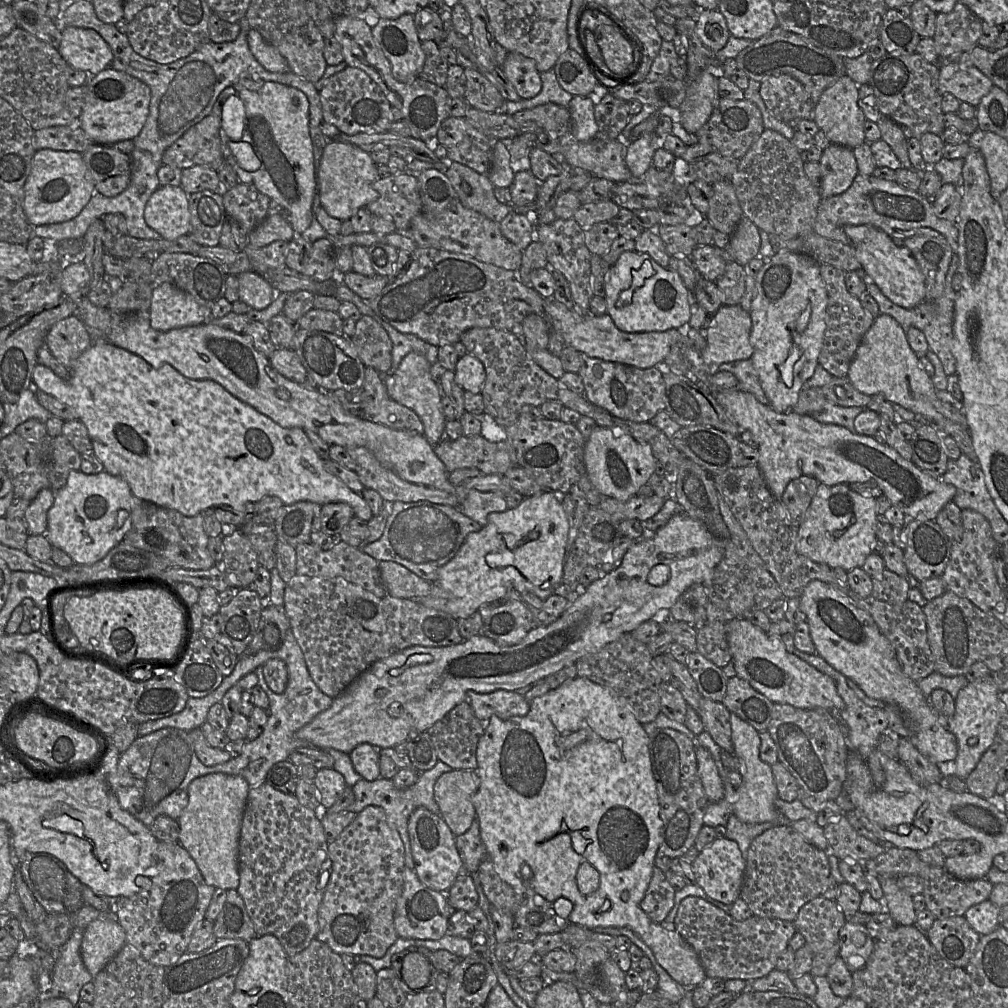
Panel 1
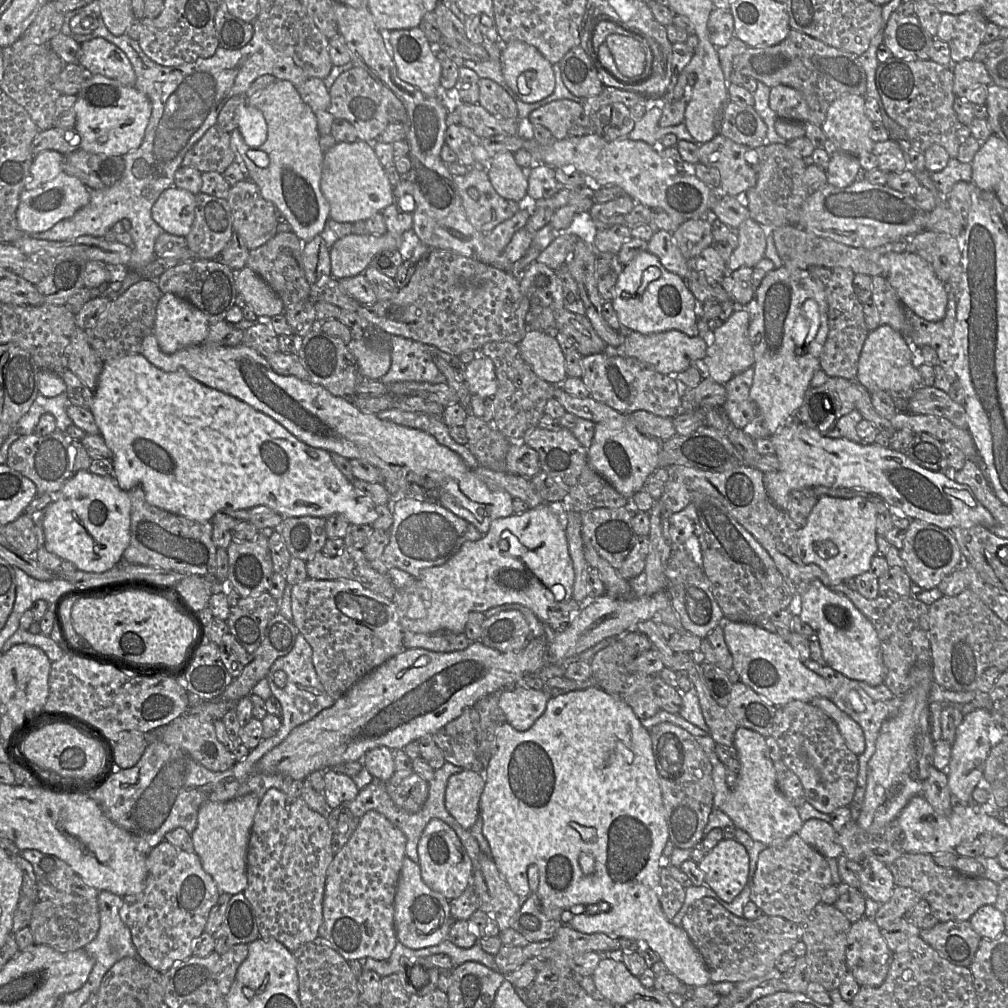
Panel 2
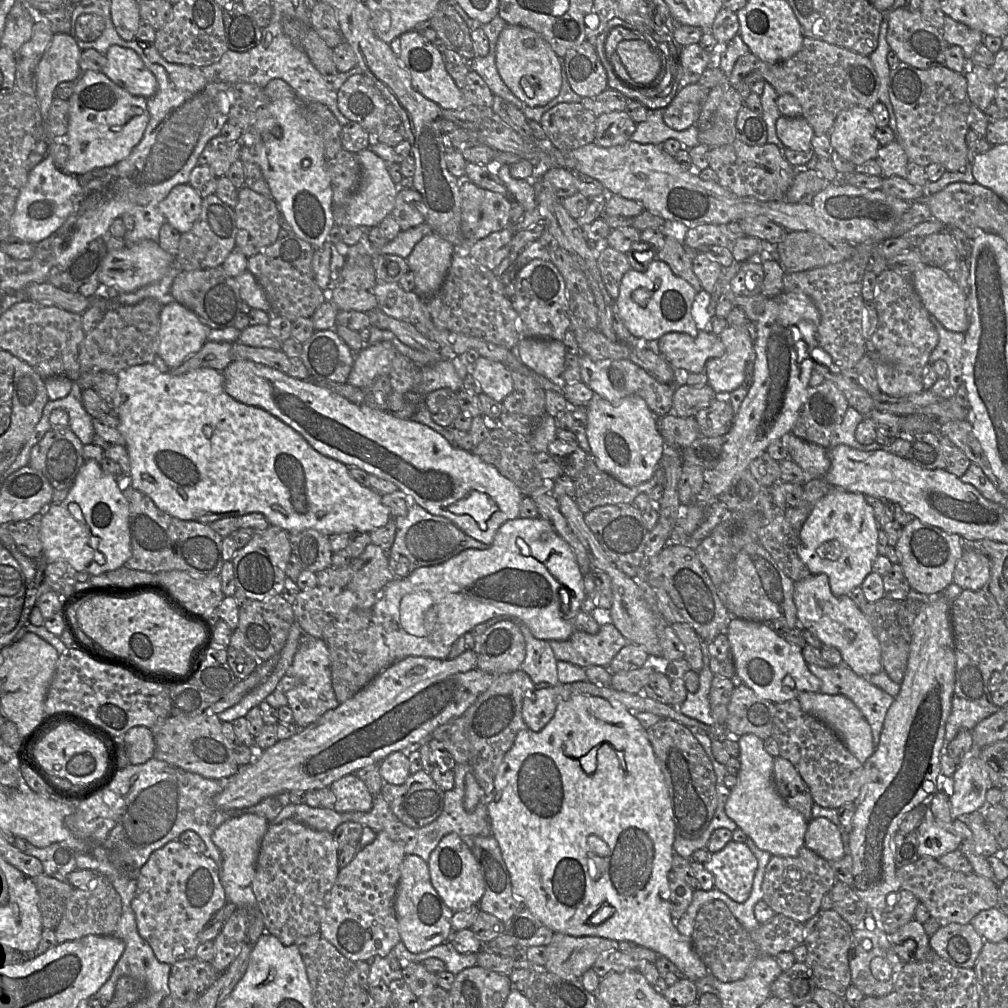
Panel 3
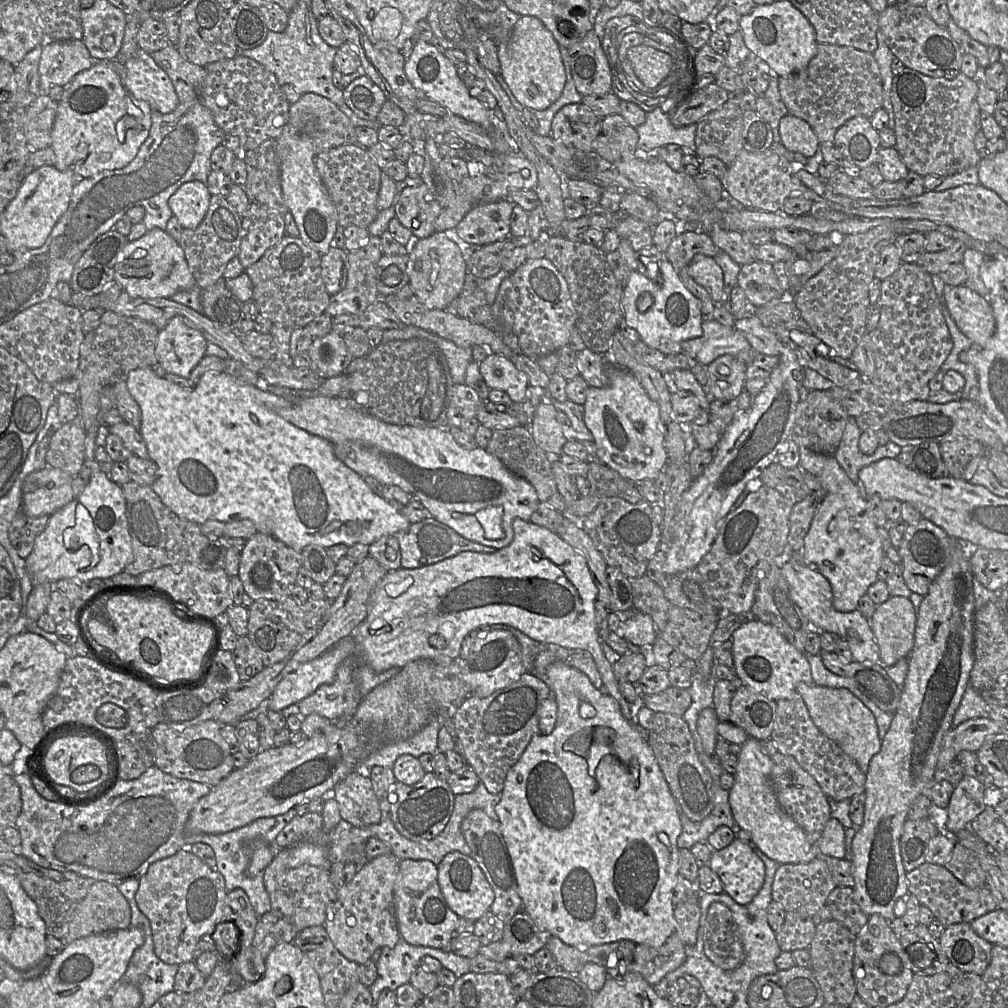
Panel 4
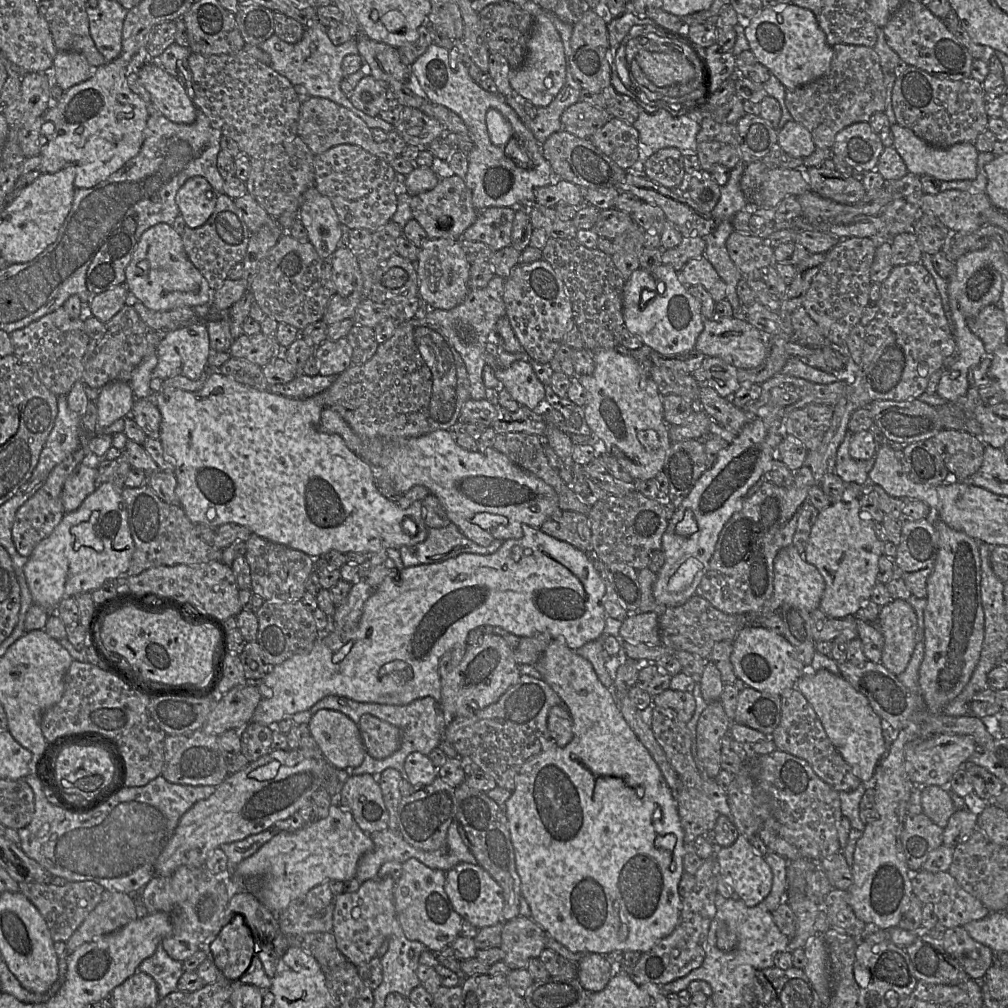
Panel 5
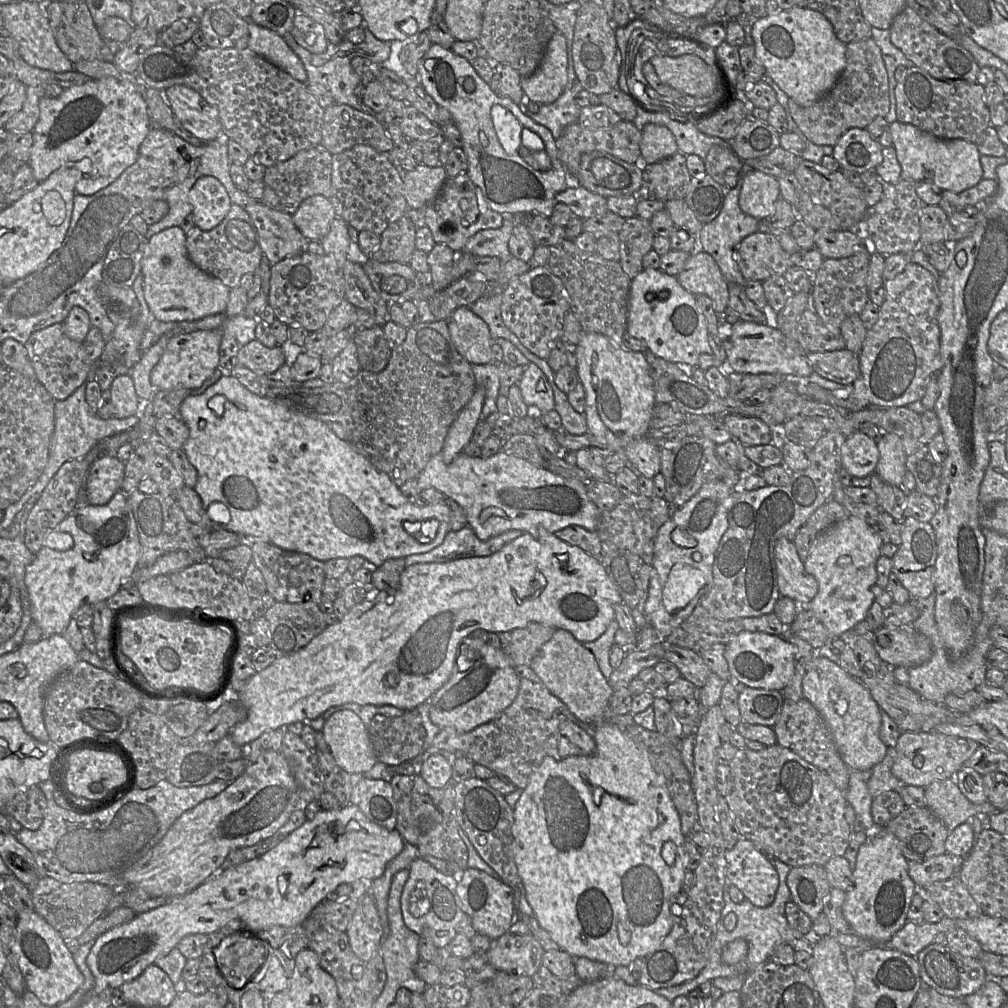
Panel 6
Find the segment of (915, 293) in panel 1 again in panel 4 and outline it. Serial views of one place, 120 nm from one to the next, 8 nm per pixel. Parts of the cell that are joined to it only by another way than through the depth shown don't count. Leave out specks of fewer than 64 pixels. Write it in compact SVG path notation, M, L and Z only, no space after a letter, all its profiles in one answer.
M945 284L943 296L960 331L974 344L985 347L995 331L995 319L989 302L966 285Z

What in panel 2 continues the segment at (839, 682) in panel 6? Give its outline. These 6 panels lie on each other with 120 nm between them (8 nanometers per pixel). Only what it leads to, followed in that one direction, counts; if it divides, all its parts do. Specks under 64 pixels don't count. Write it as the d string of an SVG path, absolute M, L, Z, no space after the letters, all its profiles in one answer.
M818 697L810 703L823 710L836 723L847 747L852 753L858 756L864 752L864 733L858 723L827 698Z

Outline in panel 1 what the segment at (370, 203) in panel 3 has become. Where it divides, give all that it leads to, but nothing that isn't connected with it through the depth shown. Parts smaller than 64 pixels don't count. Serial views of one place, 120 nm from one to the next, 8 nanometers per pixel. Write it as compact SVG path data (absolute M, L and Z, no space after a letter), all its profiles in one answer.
M329 140L324 147L317 171L320 205L332 217L349 220L359 209L378 198L374 182L380 177L370 153L343 141Z

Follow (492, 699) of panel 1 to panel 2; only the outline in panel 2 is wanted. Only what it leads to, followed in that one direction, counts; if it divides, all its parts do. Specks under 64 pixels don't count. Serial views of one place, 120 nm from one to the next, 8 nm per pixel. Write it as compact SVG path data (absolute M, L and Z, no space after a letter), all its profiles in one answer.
M521 683L499 692L499 707L507 723L514 729L526 731L544 713L551 697L543 690L528 688Z

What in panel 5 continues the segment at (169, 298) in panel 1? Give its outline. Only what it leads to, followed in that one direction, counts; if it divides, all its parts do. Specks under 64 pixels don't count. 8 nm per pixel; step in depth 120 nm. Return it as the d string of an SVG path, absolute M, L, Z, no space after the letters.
M193 321L175 327L162 334L157 346L158 363L152 372L152 378L165 380L182 375L191 380L200 379L208 367L209 354L210 339L207 325L204 322Z

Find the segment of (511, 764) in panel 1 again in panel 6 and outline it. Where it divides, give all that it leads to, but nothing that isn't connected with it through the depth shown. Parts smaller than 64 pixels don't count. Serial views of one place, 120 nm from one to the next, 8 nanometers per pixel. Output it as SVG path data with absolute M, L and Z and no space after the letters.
M557 629L552 638L534 656L530 667L547 689L559 698L582 723L583 729L591 734L596 743L596 750L589 756L570 756L561 760L555 760L550 756L545 757L540 766L530 775L528 785L523 789L513 808L513 858L524 886L526 899L539 925L550 934L561 950L573 958L586 957L608 964L612 968L629 966L635 959L645 958L654 952L673 927L672 898L682 890L687 871L686 841L690 837L682 833L680 816L663 775L655 769L647 754L626 735L622 728L606 720L606 709L610 707L610 699L614 692L602 674L594 655L570 632Z

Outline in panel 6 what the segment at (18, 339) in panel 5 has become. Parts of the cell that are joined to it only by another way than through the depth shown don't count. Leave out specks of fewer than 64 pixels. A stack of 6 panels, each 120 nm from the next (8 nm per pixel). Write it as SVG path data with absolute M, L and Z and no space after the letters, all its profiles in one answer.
M55 323L34 332L23 345L35 370L36 380L55 400L68 398L86 382L91 366L87 364L83 345L66 335L63 323Z

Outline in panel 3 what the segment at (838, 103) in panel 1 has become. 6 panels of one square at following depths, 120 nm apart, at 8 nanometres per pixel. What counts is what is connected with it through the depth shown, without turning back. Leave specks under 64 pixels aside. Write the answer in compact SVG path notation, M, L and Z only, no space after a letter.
M854 106L837 115L828 136L834 151L859 166L876 159L880 147L875 136L876 129L876 121L871 111Z

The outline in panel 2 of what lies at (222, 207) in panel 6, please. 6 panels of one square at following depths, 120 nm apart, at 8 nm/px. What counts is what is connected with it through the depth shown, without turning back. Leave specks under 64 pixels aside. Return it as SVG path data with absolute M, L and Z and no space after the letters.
M169 187L154 203L151 215L164 232L186 237L195 218L195 195L186 189Z

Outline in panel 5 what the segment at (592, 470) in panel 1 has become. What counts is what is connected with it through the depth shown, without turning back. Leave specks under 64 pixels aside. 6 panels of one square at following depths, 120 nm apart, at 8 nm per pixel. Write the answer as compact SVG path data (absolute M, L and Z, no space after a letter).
M619 349L591 352L594 371L578 377L587 392L583 407L593 436L606 445L606 452L636 480L650 480L663 470L671 446L663 417L662 396L648 370Z

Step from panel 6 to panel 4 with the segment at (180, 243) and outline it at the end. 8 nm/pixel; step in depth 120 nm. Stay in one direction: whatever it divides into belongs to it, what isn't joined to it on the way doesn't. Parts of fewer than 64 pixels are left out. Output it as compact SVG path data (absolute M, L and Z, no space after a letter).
M160 228L150 230L124 247L115 266L114 281L130 296L145 299L169 299L176 292L196 285L182 247L166 230Z

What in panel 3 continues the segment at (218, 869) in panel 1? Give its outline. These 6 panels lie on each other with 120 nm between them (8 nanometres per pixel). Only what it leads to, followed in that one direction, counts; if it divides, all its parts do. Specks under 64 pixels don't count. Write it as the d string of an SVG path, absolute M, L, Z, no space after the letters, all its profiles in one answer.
M248 813L231 818L214 830L212 841L220 850L222 856L220 867L222 882L232 882L240 887L251 886L255 876L260 844L267 831L268 824L265 817Z

